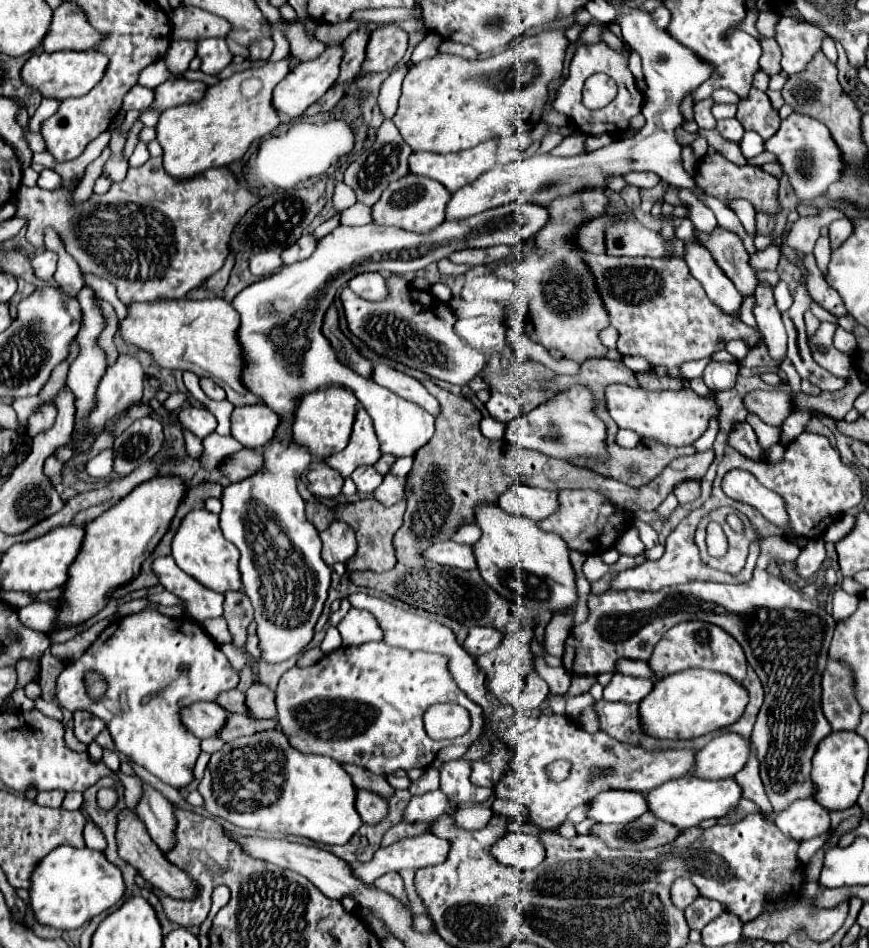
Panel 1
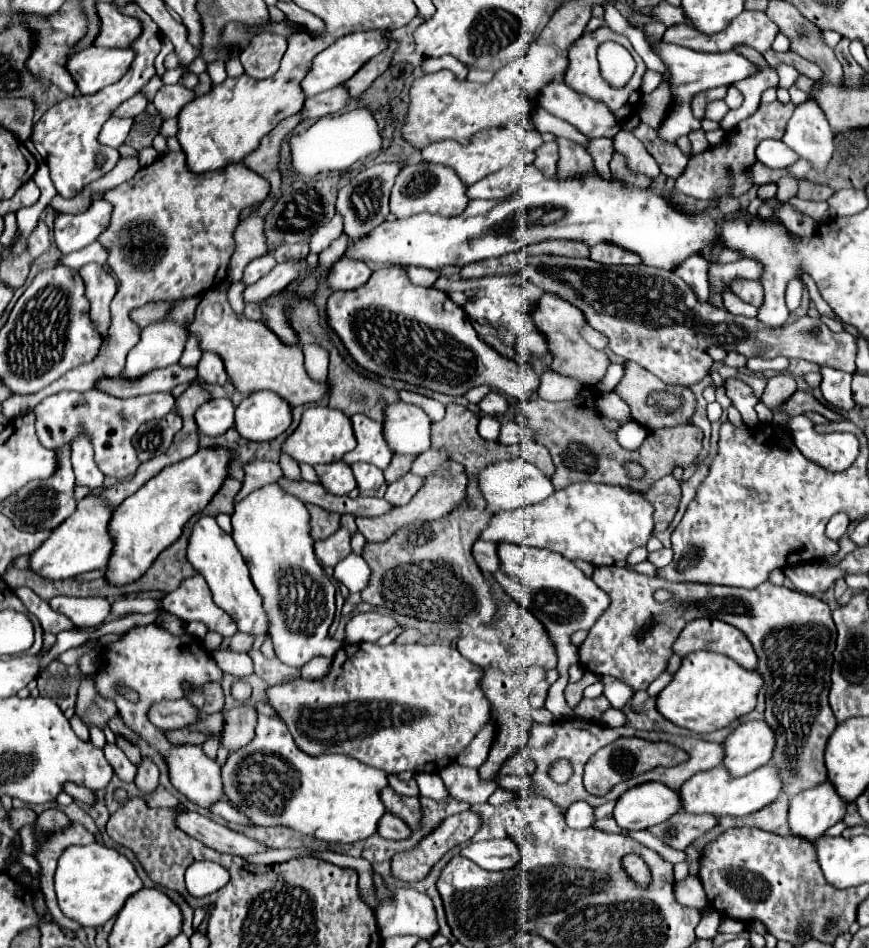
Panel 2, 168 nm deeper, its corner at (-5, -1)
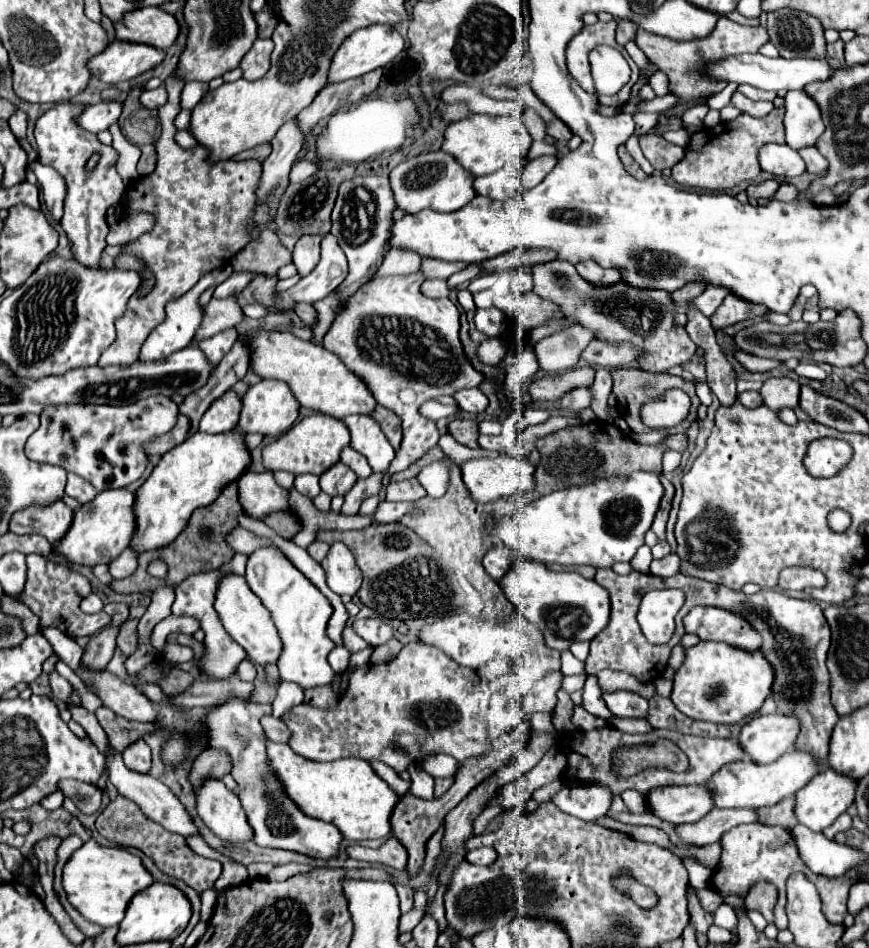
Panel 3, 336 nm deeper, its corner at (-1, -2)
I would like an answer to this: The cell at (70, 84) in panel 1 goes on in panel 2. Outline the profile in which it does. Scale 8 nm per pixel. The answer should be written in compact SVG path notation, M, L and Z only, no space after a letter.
M90 46L70 58L68 70L82 94L94 94L118 82L128 72L134 58L136 54L132 48Z

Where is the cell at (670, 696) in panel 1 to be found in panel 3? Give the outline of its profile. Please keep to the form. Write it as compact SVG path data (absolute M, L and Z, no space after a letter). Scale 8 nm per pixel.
M700 641L698 645L686 649L686 659L682 667L674 673L672 703L680 713L696 721L710 723L738 723L744 717L756 713L764 699L770 695L770 683L774 681L774 671L760 651L748 653L726 643Z

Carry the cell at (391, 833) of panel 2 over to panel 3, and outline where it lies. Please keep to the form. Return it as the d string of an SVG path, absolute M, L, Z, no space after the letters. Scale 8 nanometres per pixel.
M392 835L386 839L386 843L380 849L371 849L361 845L346 847L346 853L352 859L360 861L378 861L382 865L390 865L394 869L404 869L408 861L408 851L406 847Z

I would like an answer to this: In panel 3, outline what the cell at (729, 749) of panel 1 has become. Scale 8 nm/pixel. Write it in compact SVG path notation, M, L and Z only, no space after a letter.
M780 713L760 715L742 725L738 743L754 763L772 763L794 745L798 735L798 719Z

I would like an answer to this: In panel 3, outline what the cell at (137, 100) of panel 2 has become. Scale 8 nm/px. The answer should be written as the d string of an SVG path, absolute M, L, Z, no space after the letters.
M102 101L102 103L90 105L78 117L78 123L80 123L80 127L84 127L90 133L100 133L118 121L118 117L122 115L122 107L124 107L124 103L120 103L120 101Z

